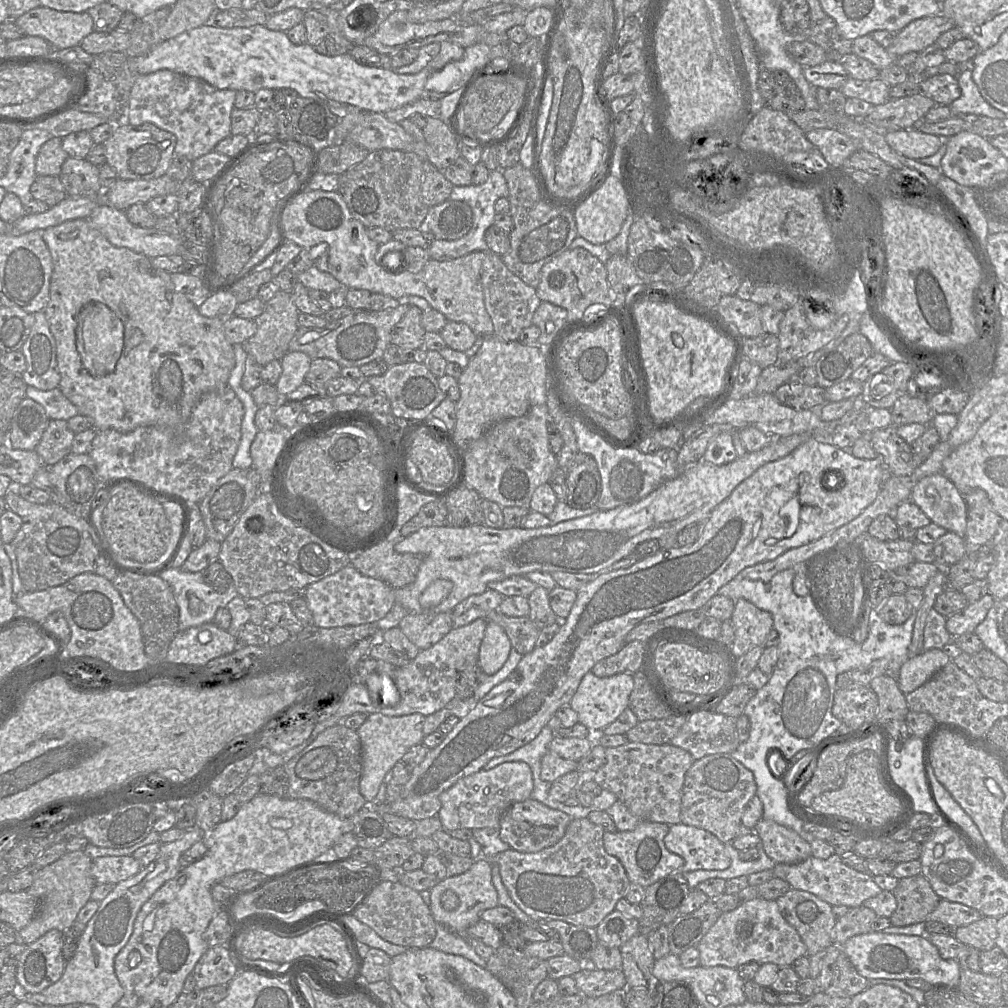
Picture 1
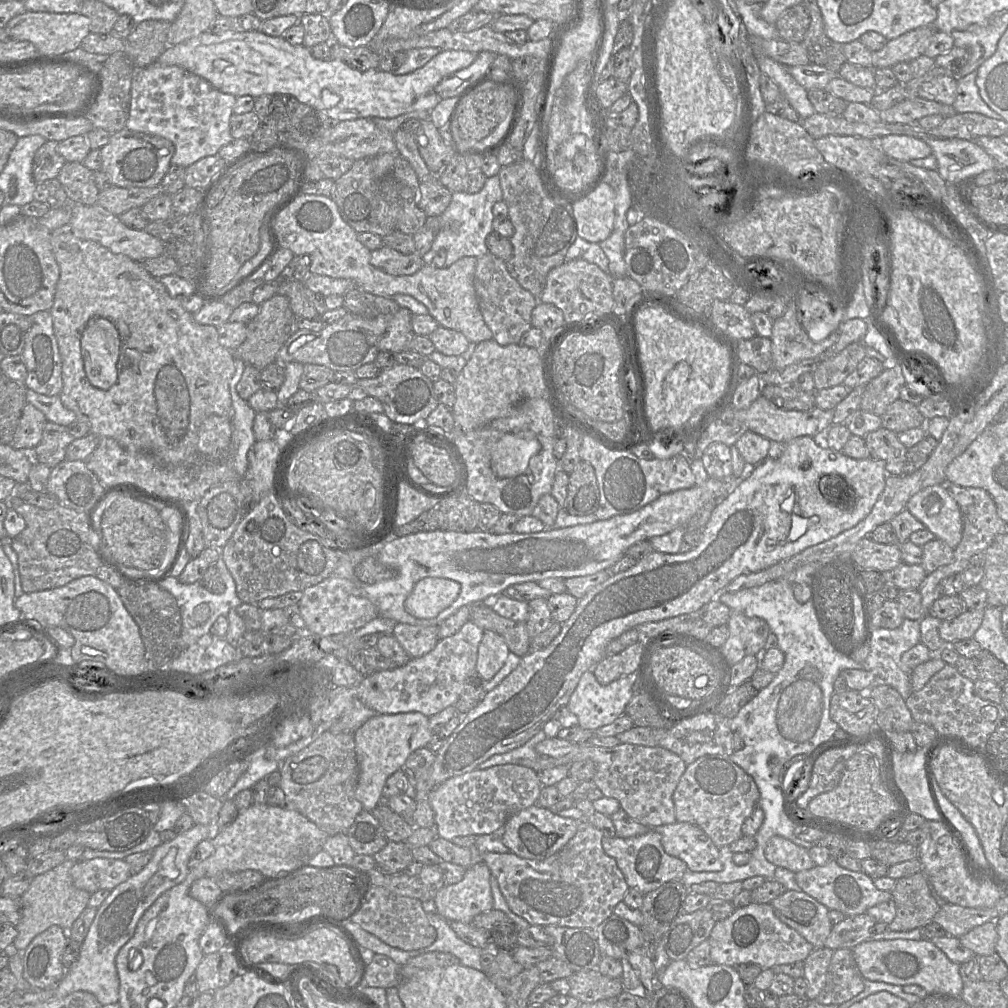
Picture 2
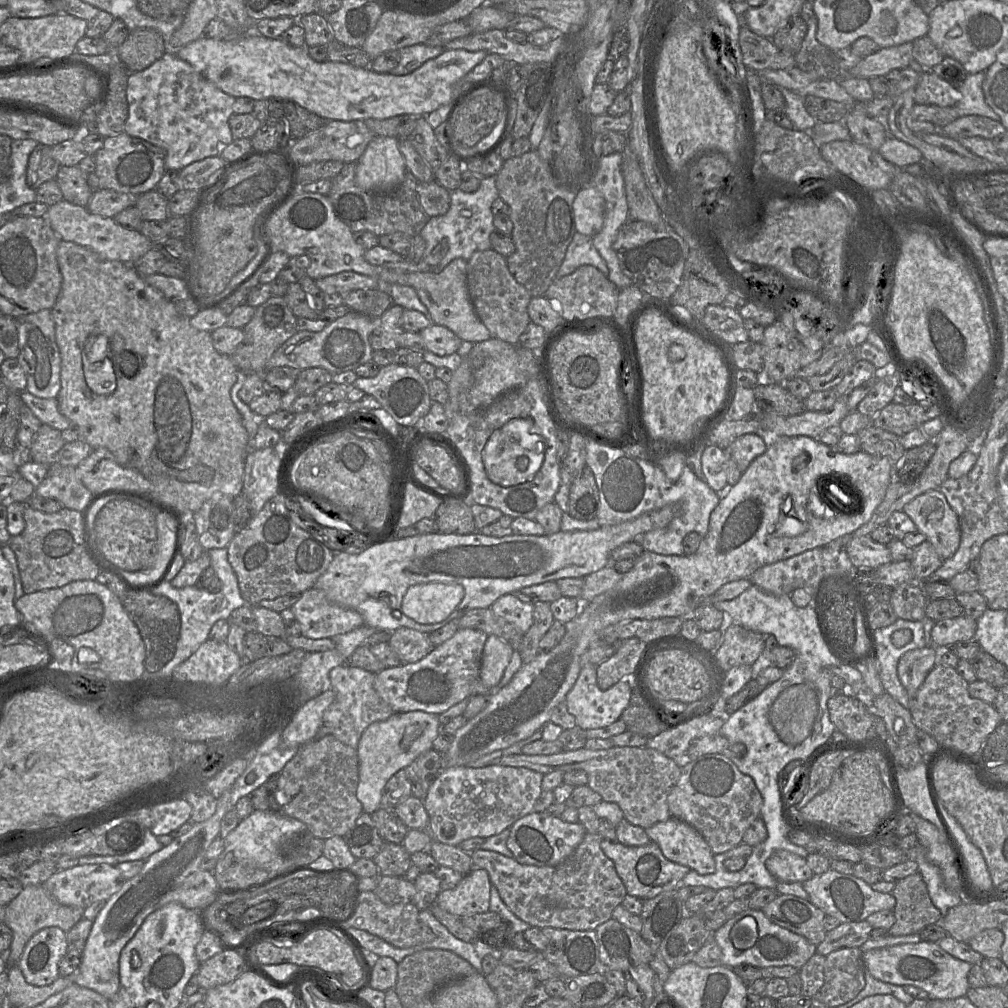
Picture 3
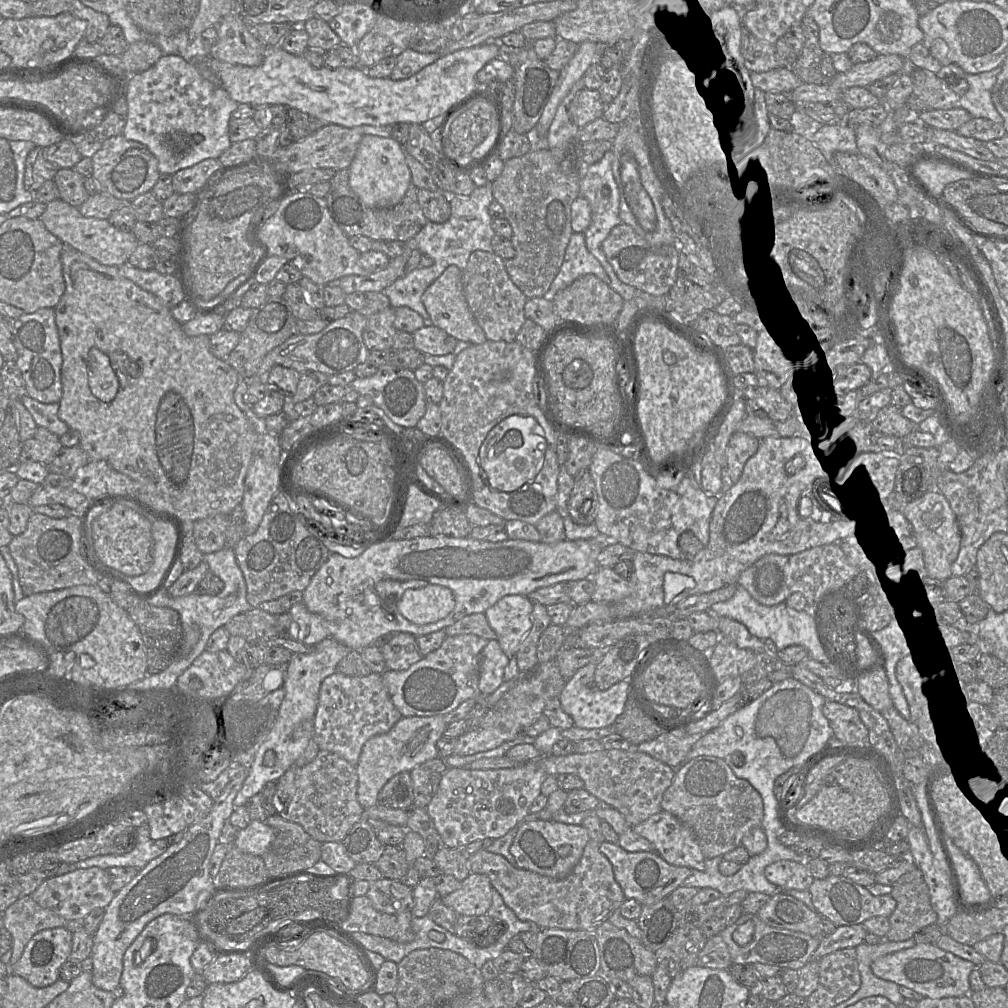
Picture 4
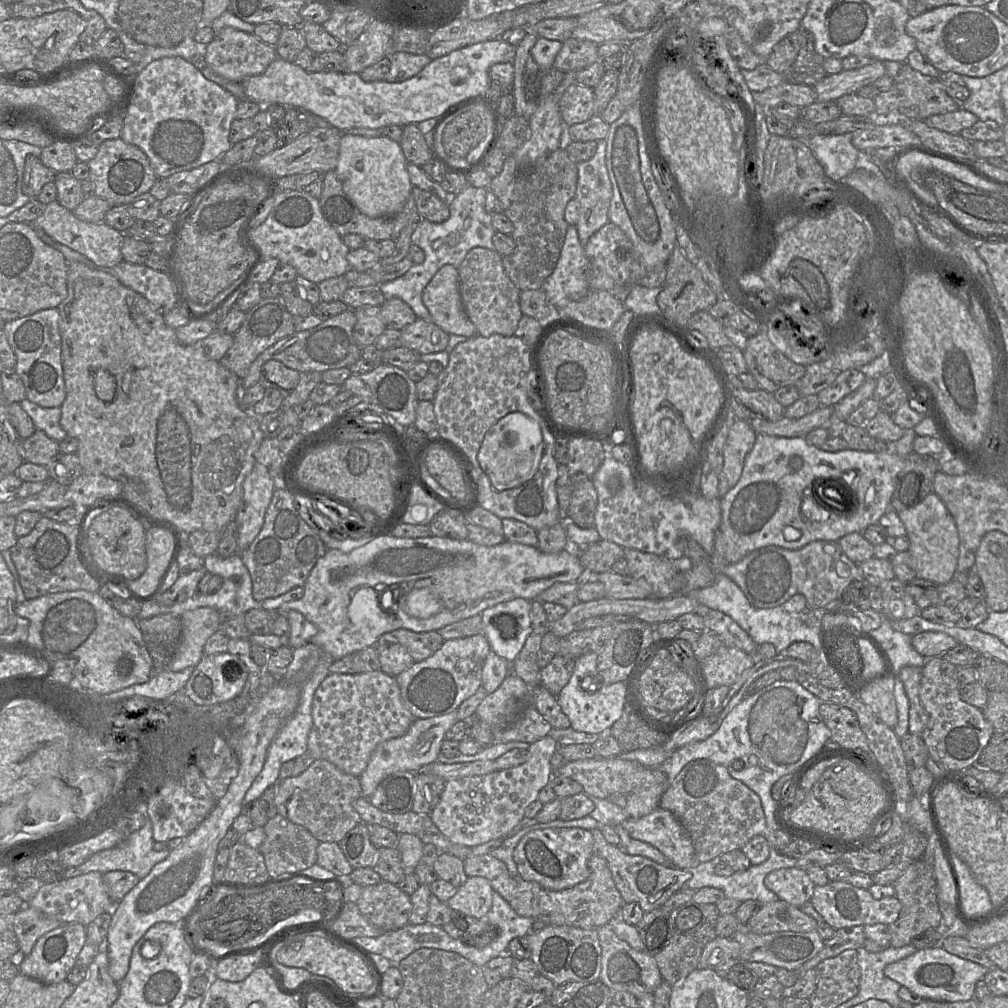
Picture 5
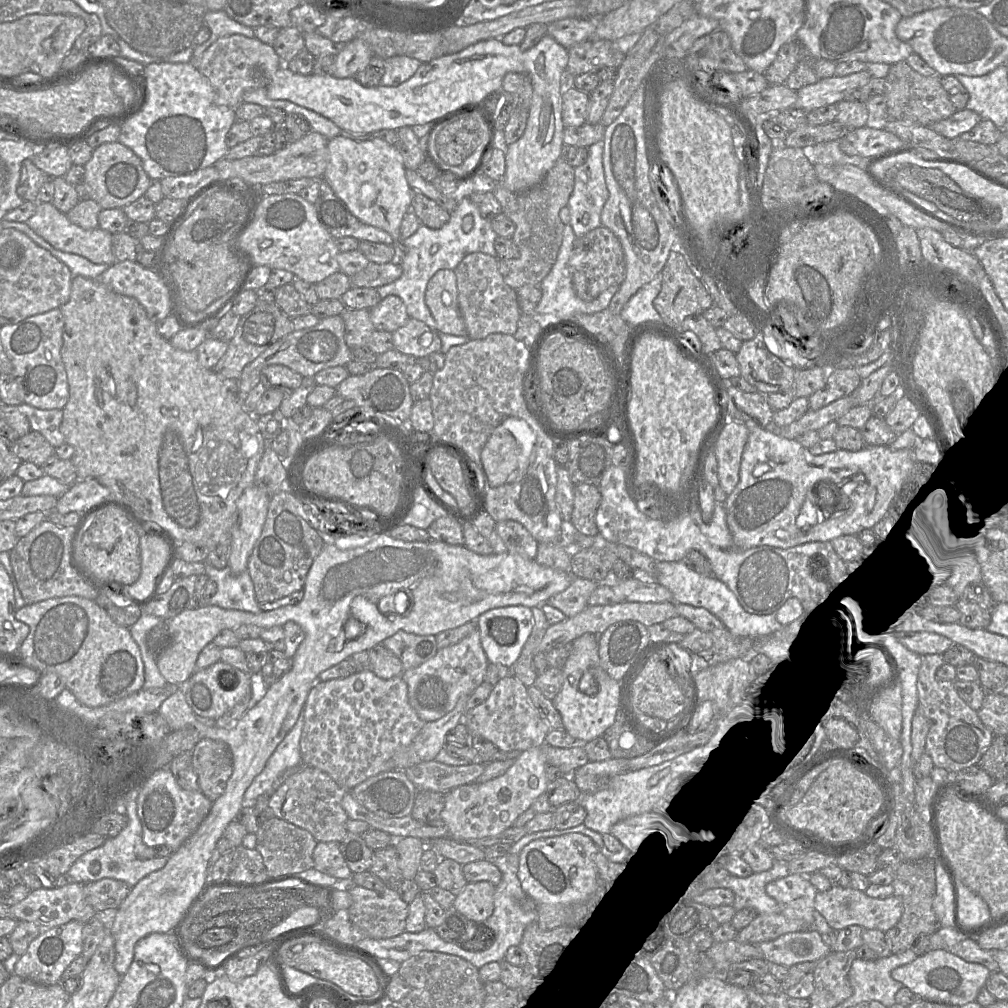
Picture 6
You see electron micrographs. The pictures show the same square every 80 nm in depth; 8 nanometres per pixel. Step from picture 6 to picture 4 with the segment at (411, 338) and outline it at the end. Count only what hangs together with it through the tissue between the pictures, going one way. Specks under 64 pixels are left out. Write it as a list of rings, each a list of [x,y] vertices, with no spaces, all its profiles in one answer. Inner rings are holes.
[[[425,325],[413,334],[414,348],[422,354],[444,356],[453,353],[458,340],[433,325]]]

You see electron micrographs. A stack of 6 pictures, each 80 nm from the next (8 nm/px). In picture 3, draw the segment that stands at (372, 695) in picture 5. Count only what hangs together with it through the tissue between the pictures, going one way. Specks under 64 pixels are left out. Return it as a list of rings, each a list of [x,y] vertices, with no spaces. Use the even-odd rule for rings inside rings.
[[[347,663],[338,665],[329,673],[331,689],[335,699],[323,715],[323,725],[330,729],[330,734],[342,743],[356,748],[363,731],[374,722],[387,720],[394,714],[391,707],[374,689],[374,673]]]

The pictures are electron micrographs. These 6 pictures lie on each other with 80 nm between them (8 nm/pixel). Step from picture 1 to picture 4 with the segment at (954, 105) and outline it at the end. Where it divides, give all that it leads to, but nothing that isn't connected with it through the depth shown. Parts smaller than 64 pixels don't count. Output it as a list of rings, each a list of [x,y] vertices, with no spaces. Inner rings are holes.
[[[1002,67],[979,74],[966,74],[968,90],[959,96],[960,108],[965,109],[972,118],[985,118],[1003,124],[1003,117],[992,101],[991,92]]]

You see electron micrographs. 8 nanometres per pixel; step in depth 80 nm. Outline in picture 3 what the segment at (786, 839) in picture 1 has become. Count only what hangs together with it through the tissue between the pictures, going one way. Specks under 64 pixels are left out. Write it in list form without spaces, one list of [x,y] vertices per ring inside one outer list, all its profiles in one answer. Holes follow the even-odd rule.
[[[776,850],[766,860],[766,867],[777,881],[803,883],[814,874],[806,859],[787,850]]]

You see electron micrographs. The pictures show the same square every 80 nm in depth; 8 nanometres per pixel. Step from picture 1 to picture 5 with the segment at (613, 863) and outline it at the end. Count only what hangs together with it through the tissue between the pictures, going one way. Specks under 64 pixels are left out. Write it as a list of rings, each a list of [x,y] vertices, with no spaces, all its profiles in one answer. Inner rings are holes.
[[[490,854],[470,855],[464,860],[466,875],[486,878],[492,889],[499,893],[519,916],[543,920],[549,925],[598,929],[619,914],[624,902],[603,857],[593,854],[588,867],[589,876],[585,881],[571,888],[553,891],[541,887],[536,882],[526,881],[519,874],[516,877],[511,876],[506,865]]]

